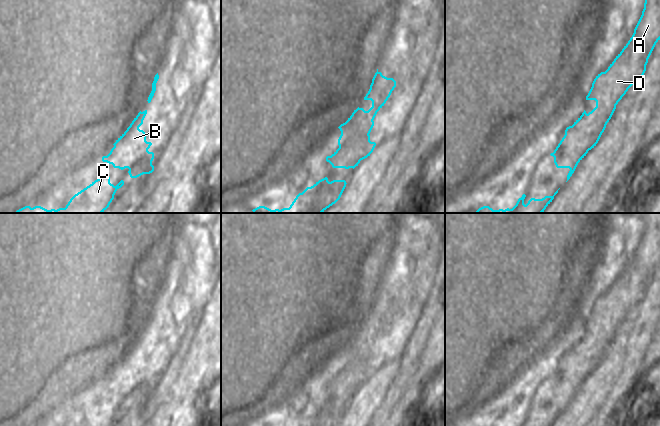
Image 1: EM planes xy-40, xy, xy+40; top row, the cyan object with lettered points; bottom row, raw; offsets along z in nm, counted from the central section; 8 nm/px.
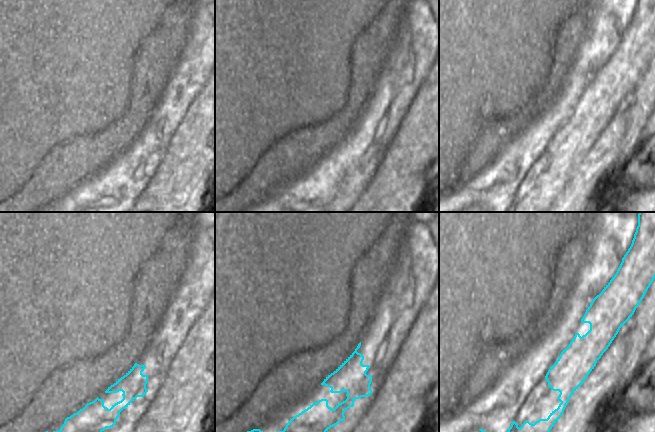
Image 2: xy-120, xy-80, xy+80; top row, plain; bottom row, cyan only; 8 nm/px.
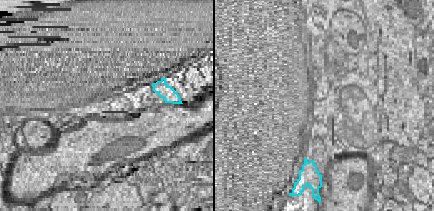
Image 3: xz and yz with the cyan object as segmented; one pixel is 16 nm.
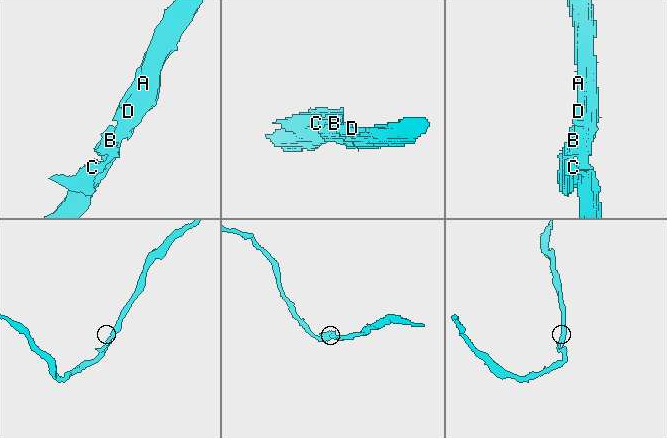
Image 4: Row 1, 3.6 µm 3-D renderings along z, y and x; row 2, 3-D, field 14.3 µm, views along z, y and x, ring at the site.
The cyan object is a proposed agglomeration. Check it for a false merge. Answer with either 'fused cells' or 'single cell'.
single cell

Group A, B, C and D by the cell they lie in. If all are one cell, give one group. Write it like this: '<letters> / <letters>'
A B C D

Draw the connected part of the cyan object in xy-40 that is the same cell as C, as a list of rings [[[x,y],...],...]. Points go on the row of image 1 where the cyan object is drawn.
[[[103,176],[75,194],[65,208],[47,210],[41,206],[25,206],[14,213],[103,213],[123,185],[121,180],[114,186],[109,176]]]

